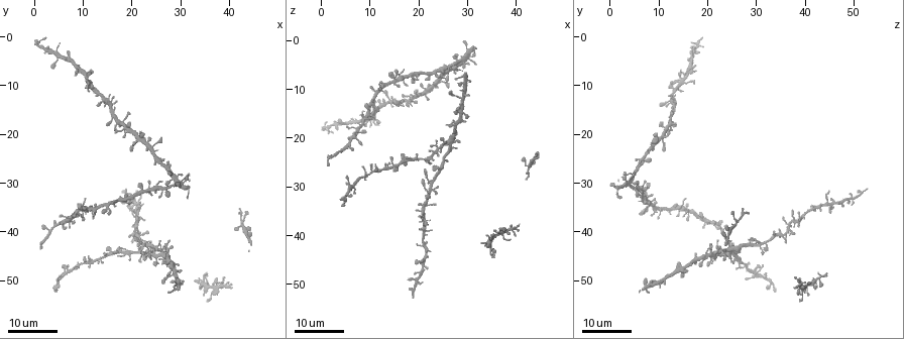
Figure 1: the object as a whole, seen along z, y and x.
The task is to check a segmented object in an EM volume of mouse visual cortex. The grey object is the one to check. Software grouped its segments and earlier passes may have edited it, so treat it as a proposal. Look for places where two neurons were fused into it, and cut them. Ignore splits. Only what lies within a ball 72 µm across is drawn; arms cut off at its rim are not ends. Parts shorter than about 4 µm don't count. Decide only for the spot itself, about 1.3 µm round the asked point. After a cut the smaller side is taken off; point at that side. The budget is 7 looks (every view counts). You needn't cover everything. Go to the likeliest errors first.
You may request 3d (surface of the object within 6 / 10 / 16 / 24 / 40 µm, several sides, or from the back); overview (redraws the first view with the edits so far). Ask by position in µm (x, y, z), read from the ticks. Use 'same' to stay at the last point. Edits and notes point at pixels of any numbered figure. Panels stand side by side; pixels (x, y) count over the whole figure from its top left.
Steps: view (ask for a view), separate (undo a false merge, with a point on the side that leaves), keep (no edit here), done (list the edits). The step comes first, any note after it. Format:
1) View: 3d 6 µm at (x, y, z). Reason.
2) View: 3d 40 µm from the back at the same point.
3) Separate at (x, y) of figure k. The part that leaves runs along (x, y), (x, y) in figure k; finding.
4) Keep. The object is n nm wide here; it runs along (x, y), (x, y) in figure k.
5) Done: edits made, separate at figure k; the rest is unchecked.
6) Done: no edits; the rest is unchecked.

View: 3d 16 µm at (26.5, 43.5, 23.0).

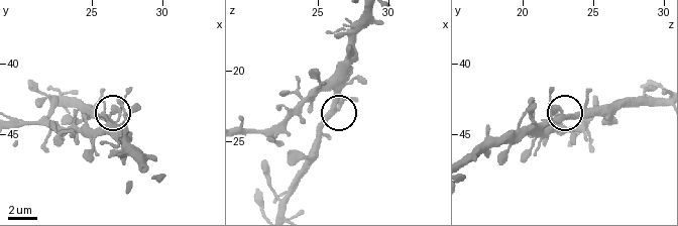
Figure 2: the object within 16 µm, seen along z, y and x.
View: 3d 6 µm at (26.6, 43.4, 22.8).

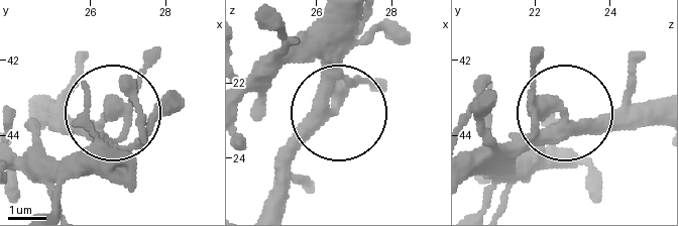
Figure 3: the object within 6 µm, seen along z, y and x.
Keep. It runs along (243, 96), (292, 64), (336, 106), (384, 83) in figure 3; continuous, no second neuron.

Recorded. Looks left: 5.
View: 3d 16 µm at (22.5, 42.5, 30.5). Four-way junction.

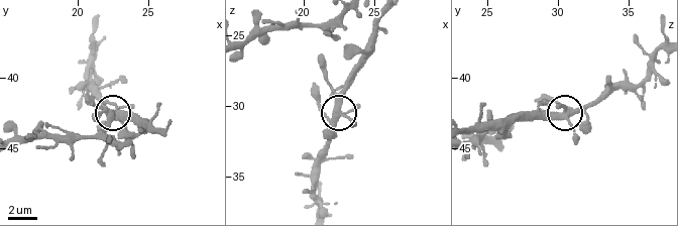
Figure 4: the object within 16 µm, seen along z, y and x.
View: 3d 10 µm at (22.6, 42.6, 30.4).

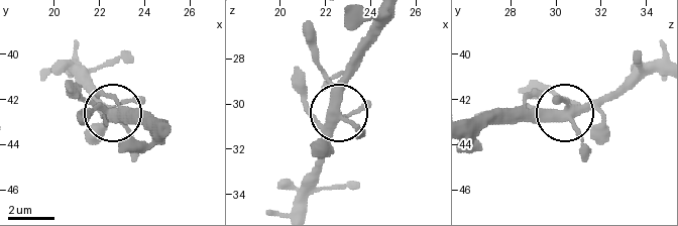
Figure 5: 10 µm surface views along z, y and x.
Keep. The side arm is 26 µm long; it runs along (473, 128), (490, 119), (564, 115), (587, 151) in figure 5; one neuron here.

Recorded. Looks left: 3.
View: 3d 24 µm at (1.5, 42.5, 24.5). Thin neck.

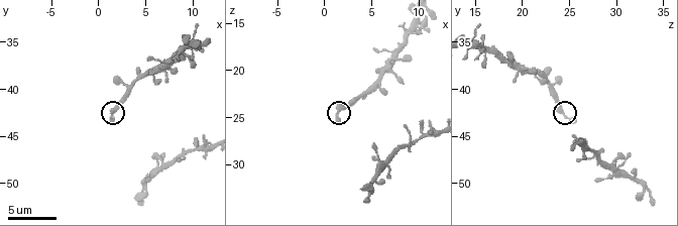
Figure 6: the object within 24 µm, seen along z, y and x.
View: 3d 6 µm at (1.2, 42.8, 24.8).

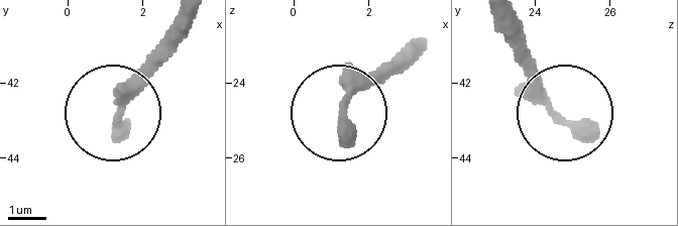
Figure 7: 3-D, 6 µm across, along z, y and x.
Keep. The object is 290 nm wide here; it runs along (193, 19), (163, 68), (115, 115) in figure 7; continuous, no second neuron.

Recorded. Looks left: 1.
View: 3d 6 µm at (6.2, 48.4, 29.6). Looks like a crossing.

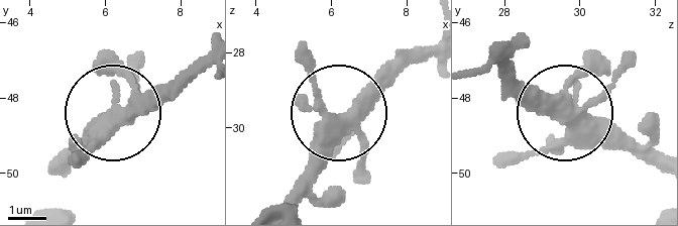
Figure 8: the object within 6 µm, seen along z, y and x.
Keep. 5 arms meet here; all the same neuron.

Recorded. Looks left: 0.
Done: no edits; the rest is unchecked.

